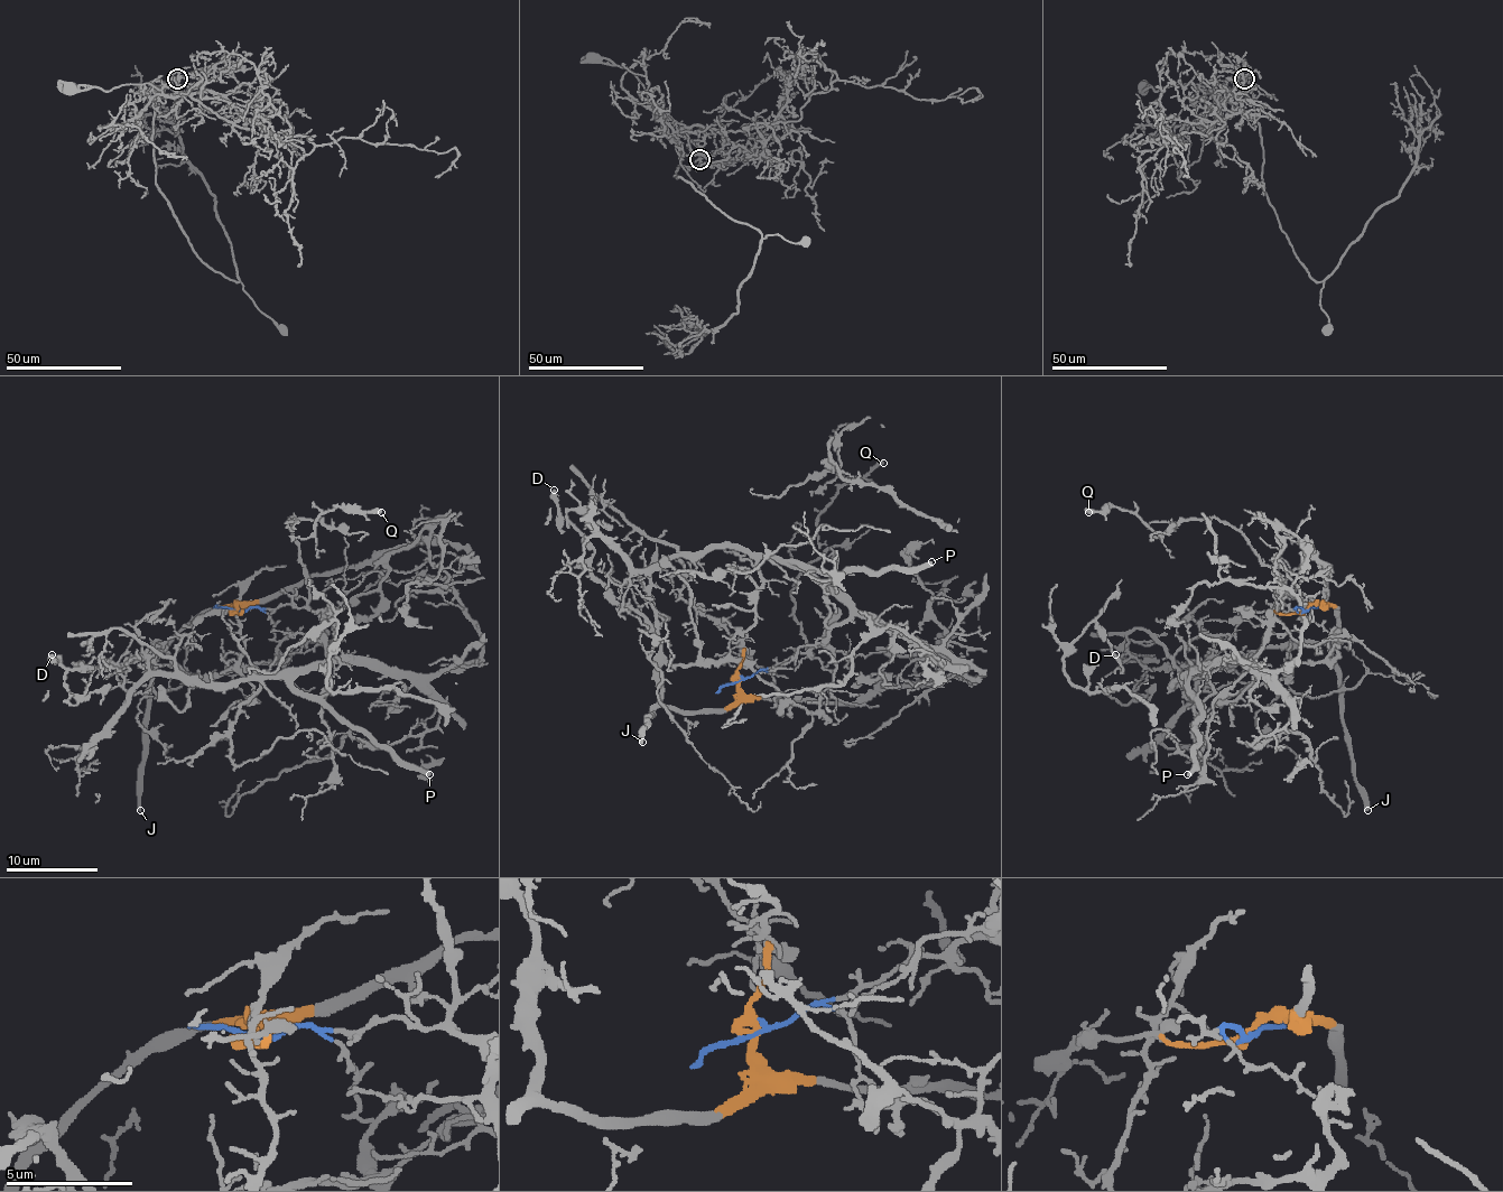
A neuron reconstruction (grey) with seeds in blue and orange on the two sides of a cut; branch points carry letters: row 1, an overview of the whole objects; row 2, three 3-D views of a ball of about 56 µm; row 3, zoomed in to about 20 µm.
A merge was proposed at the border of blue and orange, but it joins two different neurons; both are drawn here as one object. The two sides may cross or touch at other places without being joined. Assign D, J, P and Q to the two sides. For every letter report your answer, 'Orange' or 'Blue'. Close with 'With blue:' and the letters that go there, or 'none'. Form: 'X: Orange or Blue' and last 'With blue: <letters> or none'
D: Orange
J: Orange
P: Blue
Q: Blue
With blue: P, Q

